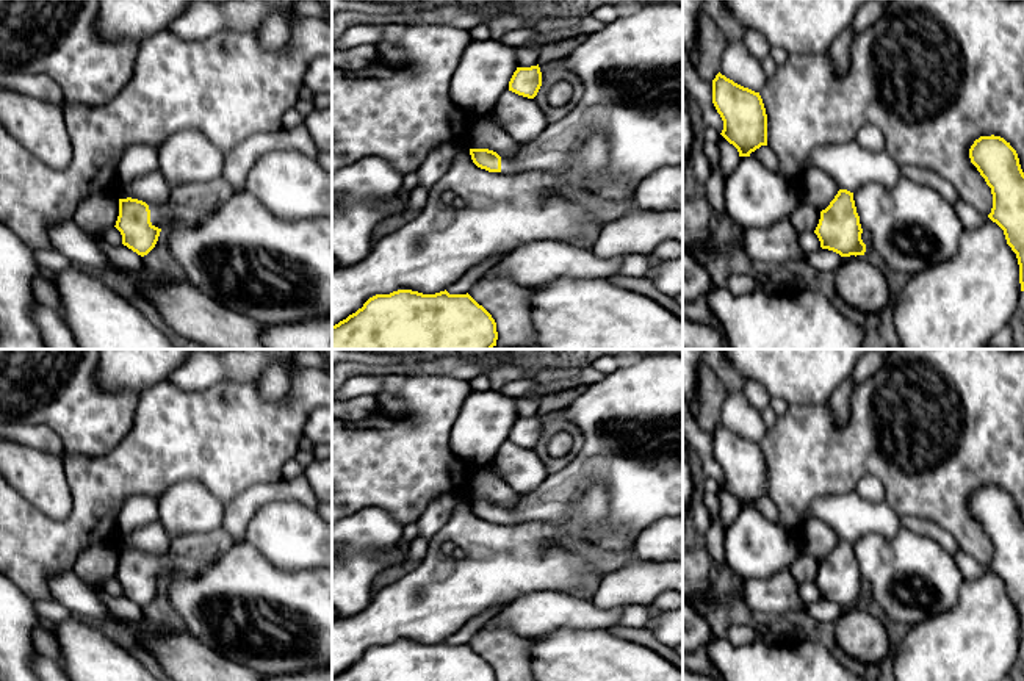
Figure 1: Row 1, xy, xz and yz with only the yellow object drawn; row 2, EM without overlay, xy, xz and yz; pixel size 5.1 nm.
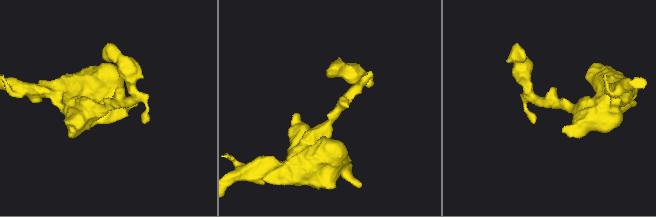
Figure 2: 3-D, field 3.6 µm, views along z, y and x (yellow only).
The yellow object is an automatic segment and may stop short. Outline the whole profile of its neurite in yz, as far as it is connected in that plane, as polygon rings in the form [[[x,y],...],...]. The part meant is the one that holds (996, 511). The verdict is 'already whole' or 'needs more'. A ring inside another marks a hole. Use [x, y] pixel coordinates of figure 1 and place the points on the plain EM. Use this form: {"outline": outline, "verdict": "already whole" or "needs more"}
{"outline": [[[991,485],[974,492],[969,509],[991,539],[988,568],[1004,581],[1007,595],[1016,604],[1024,642],[1024,523],[1018,504],[1004,488]]], "verdict": "already whole"}

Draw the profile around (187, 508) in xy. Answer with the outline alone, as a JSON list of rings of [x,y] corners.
[[[178,482],[157,499],[158,520],[171,539],[222,526],[224,504],[199,482]]]

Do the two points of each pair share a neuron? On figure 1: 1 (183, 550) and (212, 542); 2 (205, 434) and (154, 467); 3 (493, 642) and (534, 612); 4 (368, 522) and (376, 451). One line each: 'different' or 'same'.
1: same
2: same
3: different
4: different

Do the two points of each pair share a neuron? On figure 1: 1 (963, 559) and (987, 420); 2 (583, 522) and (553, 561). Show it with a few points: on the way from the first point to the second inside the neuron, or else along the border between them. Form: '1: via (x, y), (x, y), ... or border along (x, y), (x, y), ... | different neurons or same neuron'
1: border along (960, 548), (985, 569) | different neurons
2: via (570, 528), (564, 529), (553, 540), (553, 548) | same neuron

